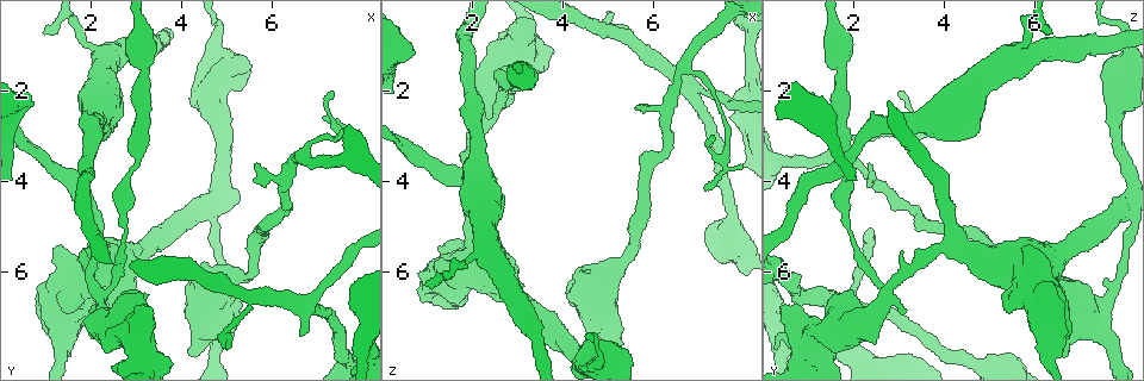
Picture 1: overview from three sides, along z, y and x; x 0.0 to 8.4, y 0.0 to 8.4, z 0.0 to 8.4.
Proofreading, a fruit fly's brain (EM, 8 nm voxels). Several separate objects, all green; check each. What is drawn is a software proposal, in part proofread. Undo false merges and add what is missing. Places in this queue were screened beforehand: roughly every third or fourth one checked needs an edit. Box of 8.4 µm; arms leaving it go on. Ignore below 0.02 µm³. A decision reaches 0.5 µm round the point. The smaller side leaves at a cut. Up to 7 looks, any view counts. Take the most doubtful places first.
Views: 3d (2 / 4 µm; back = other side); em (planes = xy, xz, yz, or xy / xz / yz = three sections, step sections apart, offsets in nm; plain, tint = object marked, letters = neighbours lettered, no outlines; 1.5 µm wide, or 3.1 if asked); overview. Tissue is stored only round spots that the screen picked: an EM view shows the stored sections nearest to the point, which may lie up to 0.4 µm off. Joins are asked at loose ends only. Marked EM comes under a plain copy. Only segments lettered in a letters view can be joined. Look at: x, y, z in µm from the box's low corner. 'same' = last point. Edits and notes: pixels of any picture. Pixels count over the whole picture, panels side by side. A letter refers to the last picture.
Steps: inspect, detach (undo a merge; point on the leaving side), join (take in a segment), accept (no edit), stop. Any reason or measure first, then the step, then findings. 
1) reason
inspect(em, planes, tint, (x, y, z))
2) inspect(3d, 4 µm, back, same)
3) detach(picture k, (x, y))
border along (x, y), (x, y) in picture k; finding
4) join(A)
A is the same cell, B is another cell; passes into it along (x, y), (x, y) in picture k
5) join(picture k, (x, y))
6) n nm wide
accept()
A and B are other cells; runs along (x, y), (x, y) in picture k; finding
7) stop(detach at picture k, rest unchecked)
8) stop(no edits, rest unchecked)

small branch off a trunk
inspect(em, xy, step 4, tint, (2.20, 6.45, 2.75))

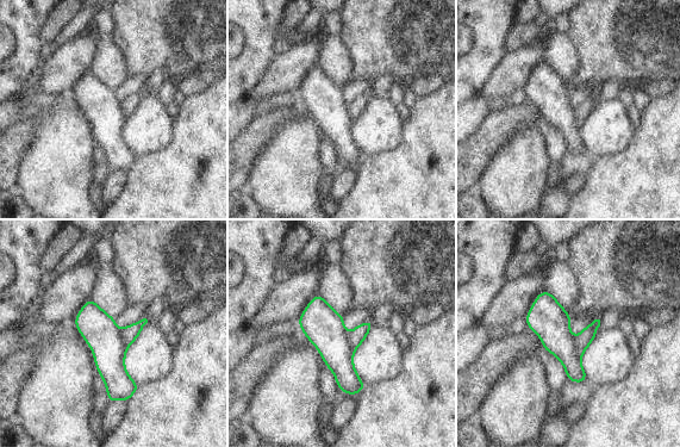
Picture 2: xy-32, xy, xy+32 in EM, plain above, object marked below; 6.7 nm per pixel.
inspect(em, planes, letters, same)

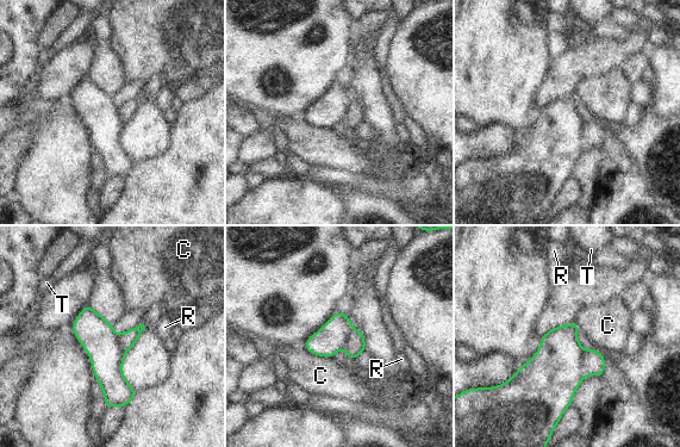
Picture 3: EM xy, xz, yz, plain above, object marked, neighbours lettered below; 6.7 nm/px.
detach(picture 3, (593, 361))
C, R and T are other cells; border along (582, 351), (582, 371), (586, 374) in picture 3; a second neuron is stuck on

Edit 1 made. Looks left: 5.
tapers out
inspect(em, yz, step 8, tint, (7.35, 2.00, 3.05))

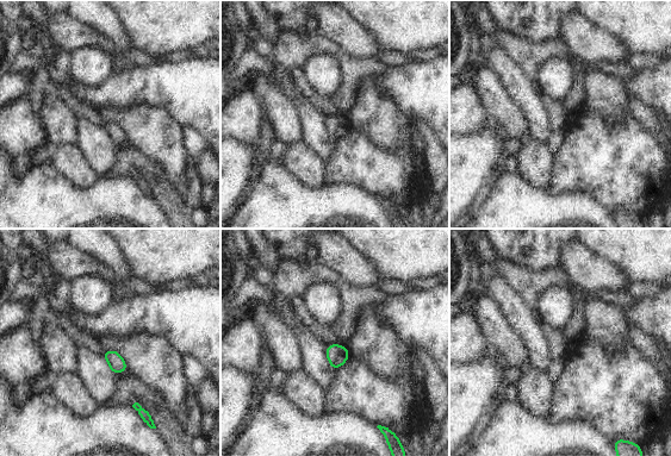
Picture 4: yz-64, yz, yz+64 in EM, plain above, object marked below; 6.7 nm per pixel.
cut it another way
inspect(em, planes, letters, same)

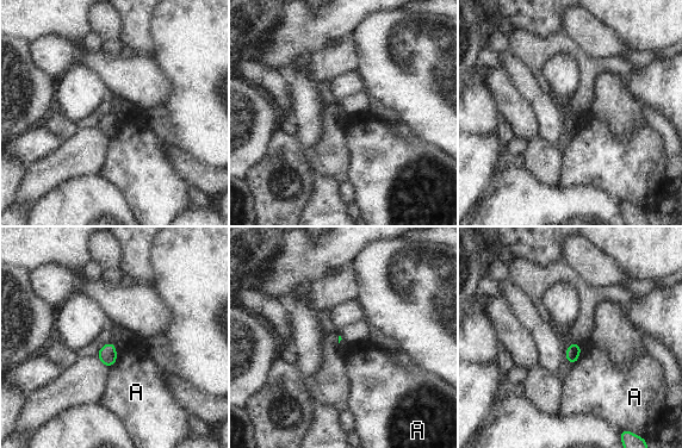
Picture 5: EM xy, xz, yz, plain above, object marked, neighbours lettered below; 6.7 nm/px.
accept()
A is another cell; border along (581, 344), (578, 360), (572, 366) in picture 5; none of them fits

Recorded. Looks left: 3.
stop(detach at picture 3, rest unchecked)

